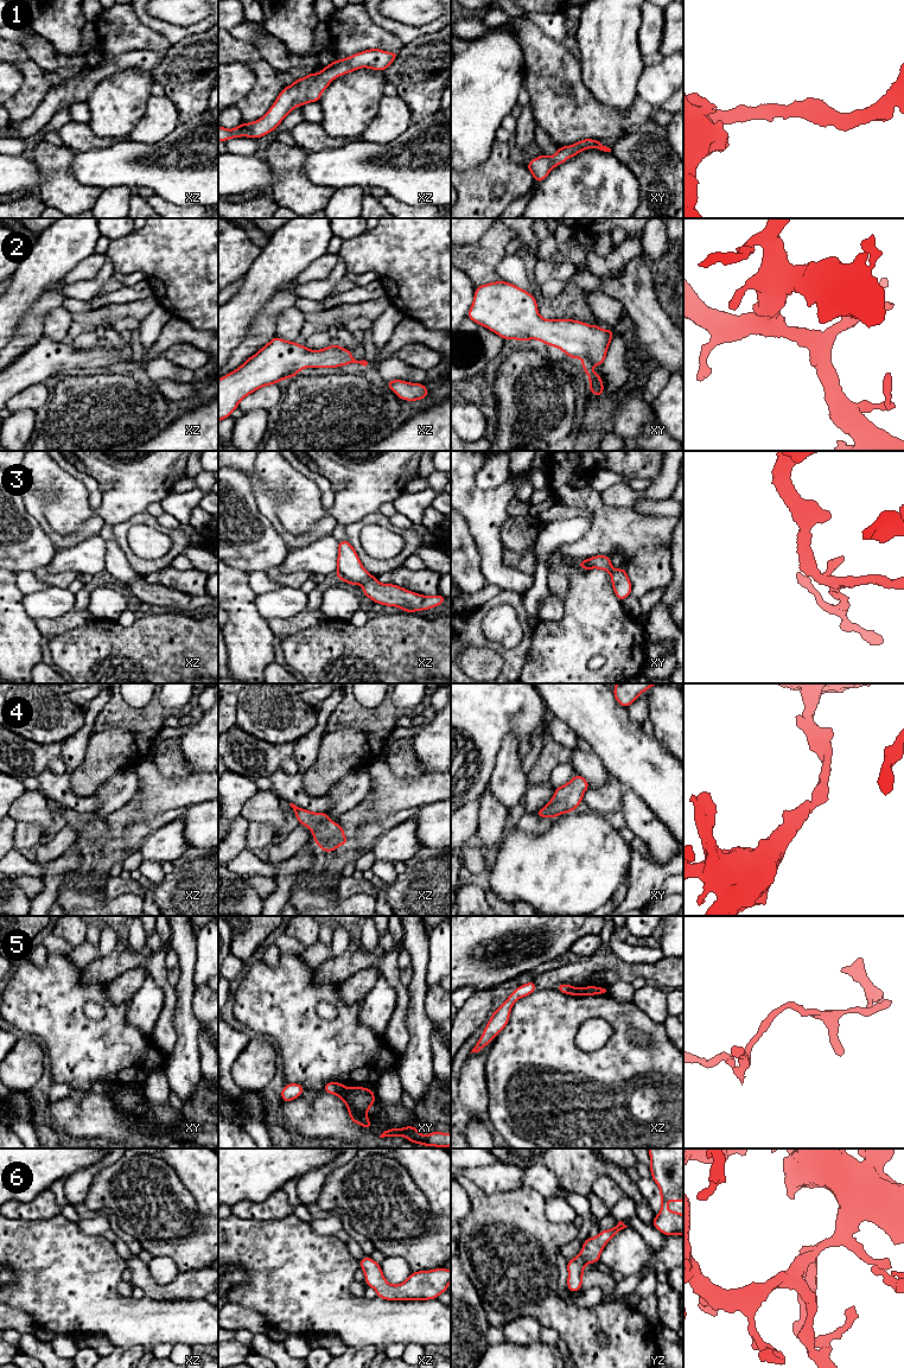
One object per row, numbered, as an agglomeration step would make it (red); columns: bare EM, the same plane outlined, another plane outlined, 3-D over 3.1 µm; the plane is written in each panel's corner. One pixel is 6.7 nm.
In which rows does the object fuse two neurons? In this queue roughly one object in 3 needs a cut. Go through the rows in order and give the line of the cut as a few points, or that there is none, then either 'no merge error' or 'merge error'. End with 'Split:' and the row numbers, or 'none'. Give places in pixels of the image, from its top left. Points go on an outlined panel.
1: no cut | no merge error
2: no cut | no merge error
3: no cut | no merge error
4: no cut | no merge error
5: xy (344, 1087), (333, 1093) | merge error
6: no cut | no merge error
Split: 5

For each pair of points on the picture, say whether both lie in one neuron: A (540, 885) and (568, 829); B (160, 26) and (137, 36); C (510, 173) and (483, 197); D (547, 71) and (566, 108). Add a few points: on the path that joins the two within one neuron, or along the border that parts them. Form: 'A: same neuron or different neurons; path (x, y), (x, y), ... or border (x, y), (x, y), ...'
A: same neuron; path (554, 871), (568, 857), (568, 844)
B: different neurons; border (134, 12), (144, 24), (159, 32), (171, 44)
C: same neuron; path (502, 173), (498, 173), (483, 189)
D: same neuron; path (554, 81), (559, 99)

